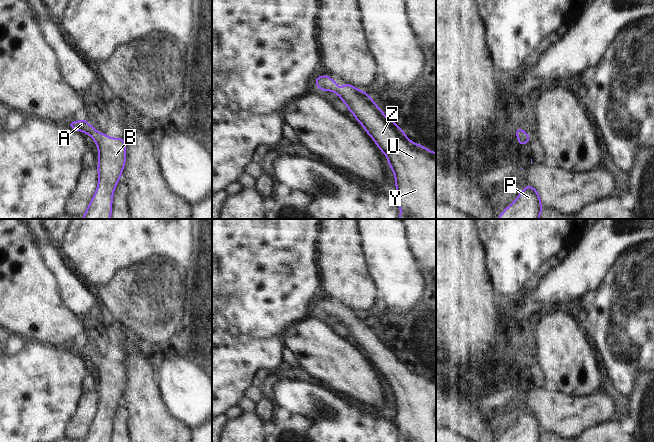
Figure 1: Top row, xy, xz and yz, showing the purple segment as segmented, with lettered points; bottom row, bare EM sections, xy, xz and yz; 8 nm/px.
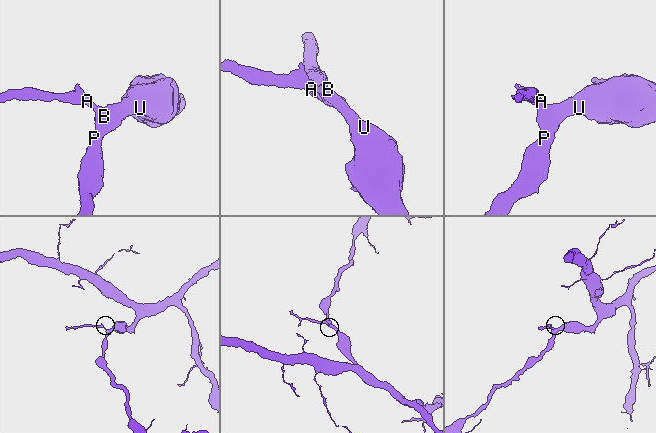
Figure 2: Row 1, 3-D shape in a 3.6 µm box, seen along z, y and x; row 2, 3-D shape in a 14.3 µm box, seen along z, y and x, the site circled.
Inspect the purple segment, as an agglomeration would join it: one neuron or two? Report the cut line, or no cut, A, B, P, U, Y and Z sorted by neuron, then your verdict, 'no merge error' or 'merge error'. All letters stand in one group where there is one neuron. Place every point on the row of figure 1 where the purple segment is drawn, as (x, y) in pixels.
no cut | A B P U Y Z | no merge error

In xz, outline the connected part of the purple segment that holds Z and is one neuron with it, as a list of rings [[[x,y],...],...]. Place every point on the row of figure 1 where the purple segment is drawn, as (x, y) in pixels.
[[[328,74],[315,78],[317,88],[323,91],[336,93],[354,114],[355,119],[363,126],[368,135],[375,141],[377,147],[385,154],[388,164],[395,176],[396,203],[400,206],[398,219],[436,219],[436,153],[428,150],[425,146],[413,143],[404,131],[390,120],[376,105],[371,97],[364,91],[346,83],[339,88],[336,82]]]

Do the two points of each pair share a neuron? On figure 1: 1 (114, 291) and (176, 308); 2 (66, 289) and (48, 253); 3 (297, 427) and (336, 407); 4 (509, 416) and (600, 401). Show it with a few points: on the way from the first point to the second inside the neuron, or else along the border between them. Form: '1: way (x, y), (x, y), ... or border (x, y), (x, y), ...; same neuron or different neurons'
1: way (129, 298), (152, 300), (161, 308); same neuron
2: way (66, 280), (54, 262); same neuron
3: border (292, 414), (303, 415), (311, 422), (308, 431); different neurons
4: way (532, 405), (577, 405); same neuron

